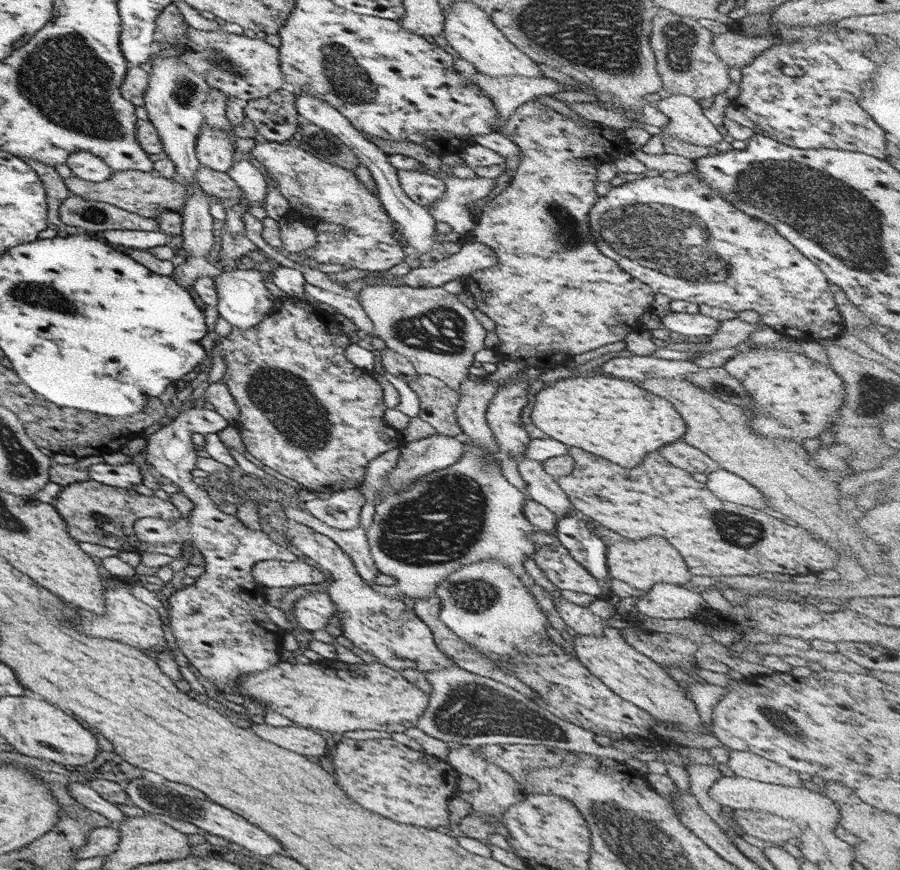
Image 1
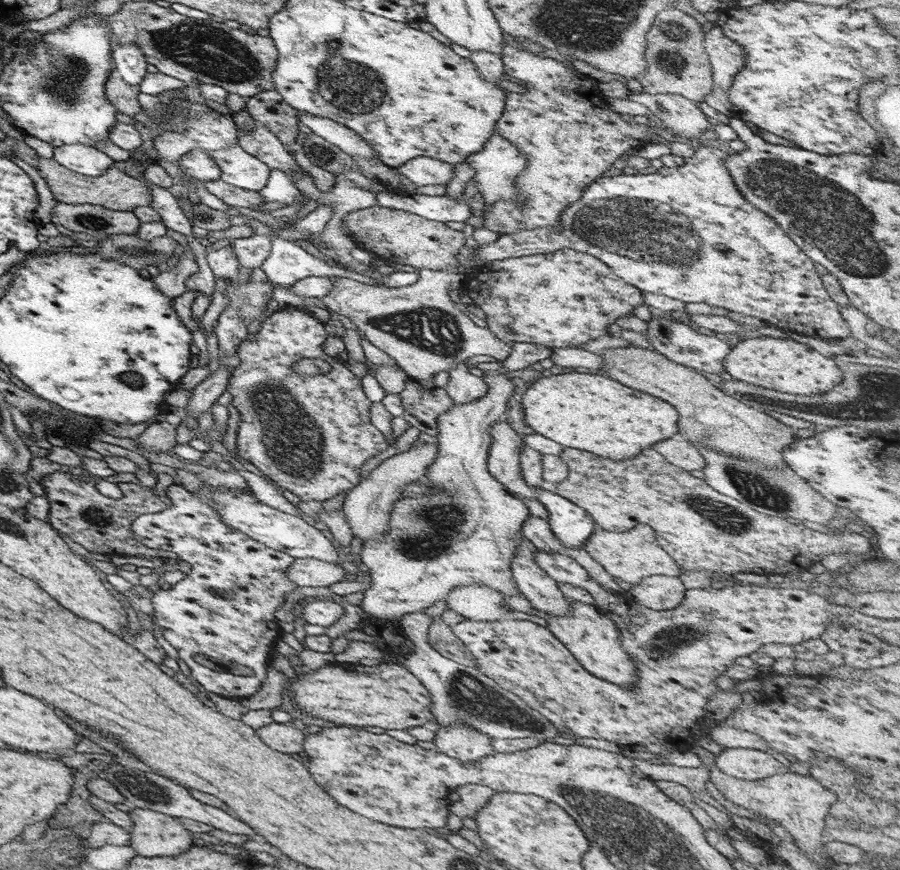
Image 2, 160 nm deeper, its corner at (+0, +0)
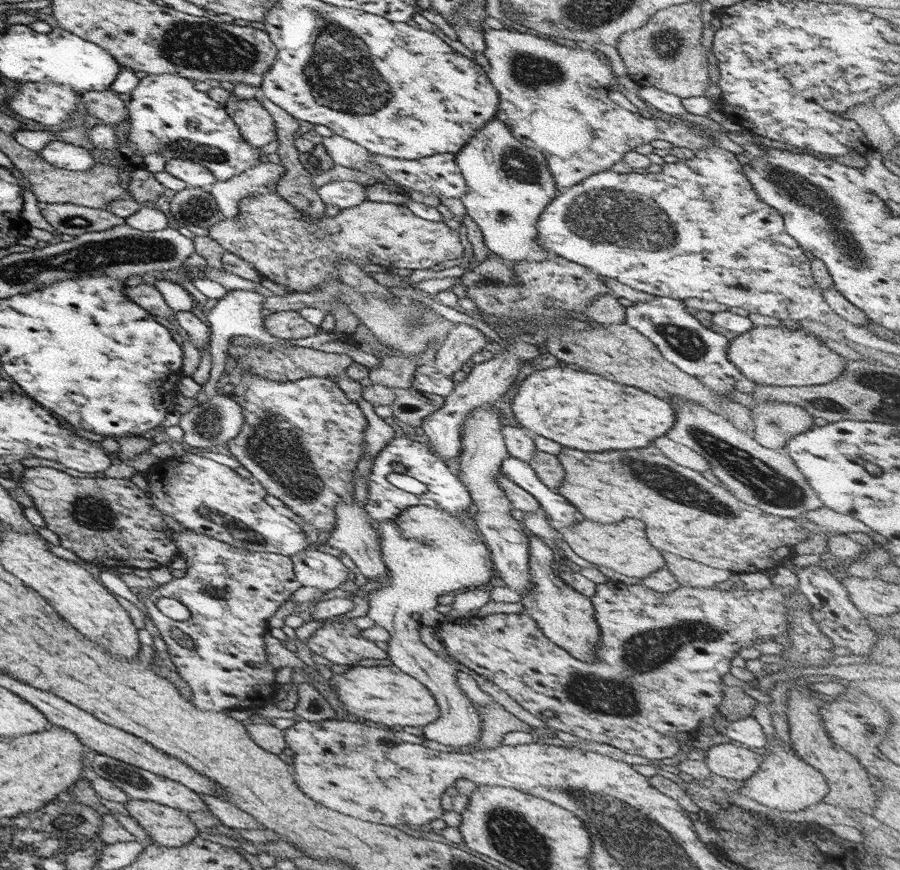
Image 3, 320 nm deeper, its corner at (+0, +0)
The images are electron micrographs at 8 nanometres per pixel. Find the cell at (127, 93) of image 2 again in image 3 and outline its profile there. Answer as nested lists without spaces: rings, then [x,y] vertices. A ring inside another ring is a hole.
[[[110,88],[85,91],[80,97],[86,114],[98,118],[102,125],[115,127],[126,117],[125,101]]]

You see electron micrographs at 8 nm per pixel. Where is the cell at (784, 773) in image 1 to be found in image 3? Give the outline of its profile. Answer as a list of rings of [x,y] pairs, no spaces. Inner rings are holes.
[[[720,743],[708,748],[703,761],[711,774],[744,781],[753,774],[754,770],[757,770],[762,755],[751,748]]]

